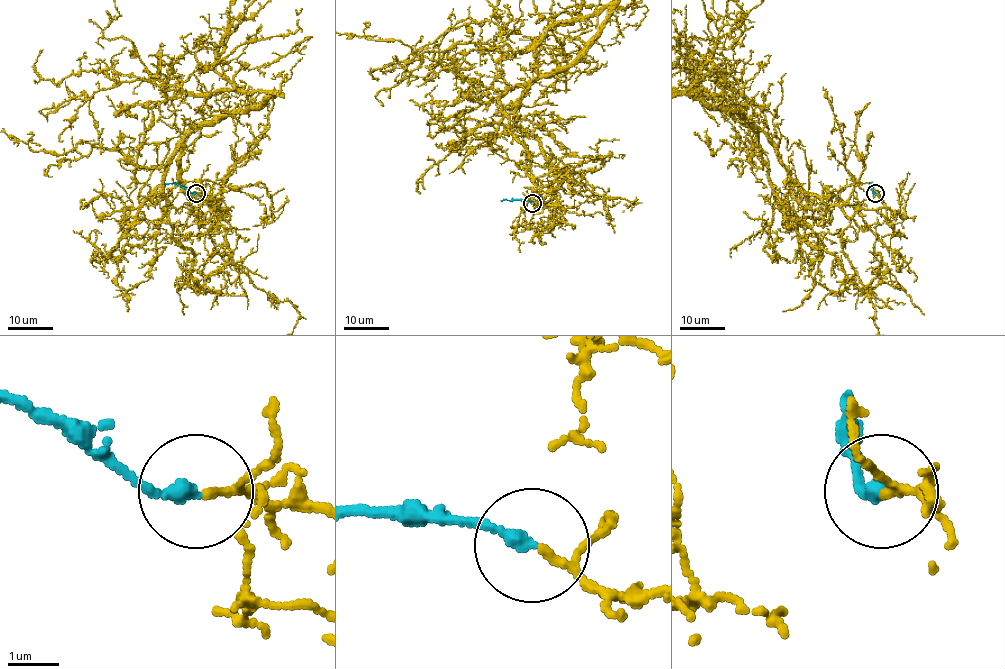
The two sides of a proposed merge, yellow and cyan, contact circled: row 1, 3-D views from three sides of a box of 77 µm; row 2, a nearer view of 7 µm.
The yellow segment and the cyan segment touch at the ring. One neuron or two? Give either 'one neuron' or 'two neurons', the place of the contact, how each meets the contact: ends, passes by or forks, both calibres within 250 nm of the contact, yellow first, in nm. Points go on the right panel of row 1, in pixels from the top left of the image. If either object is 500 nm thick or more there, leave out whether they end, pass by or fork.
one neuron | (875, 193) | yellow passes by | cyan ends | 120/280 nm

